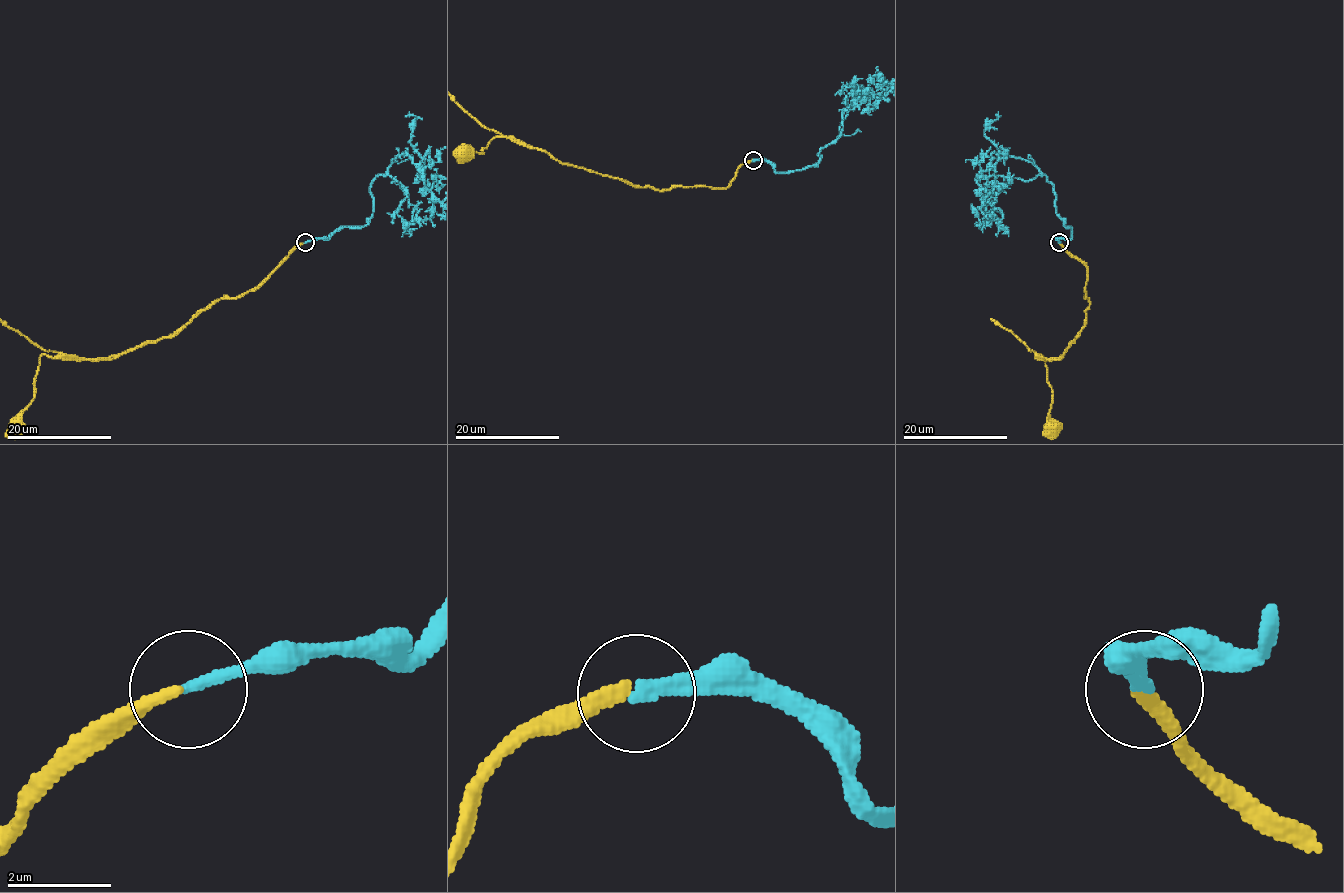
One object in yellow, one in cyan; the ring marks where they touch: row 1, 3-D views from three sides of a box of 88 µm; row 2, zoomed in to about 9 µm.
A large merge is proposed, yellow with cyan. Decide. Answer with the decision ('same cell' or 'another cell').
same cell

